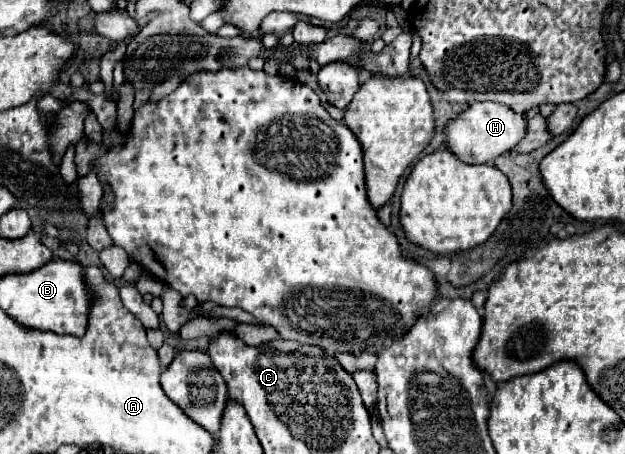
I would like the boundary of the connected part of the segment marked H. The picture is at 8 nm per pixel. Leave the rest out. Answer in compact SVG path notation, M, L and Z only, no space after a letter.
M476 102L466 112L446 124L446 146L466 164L486 164L500 154L510 152L526 134L526 120L508 106L494 102Z

